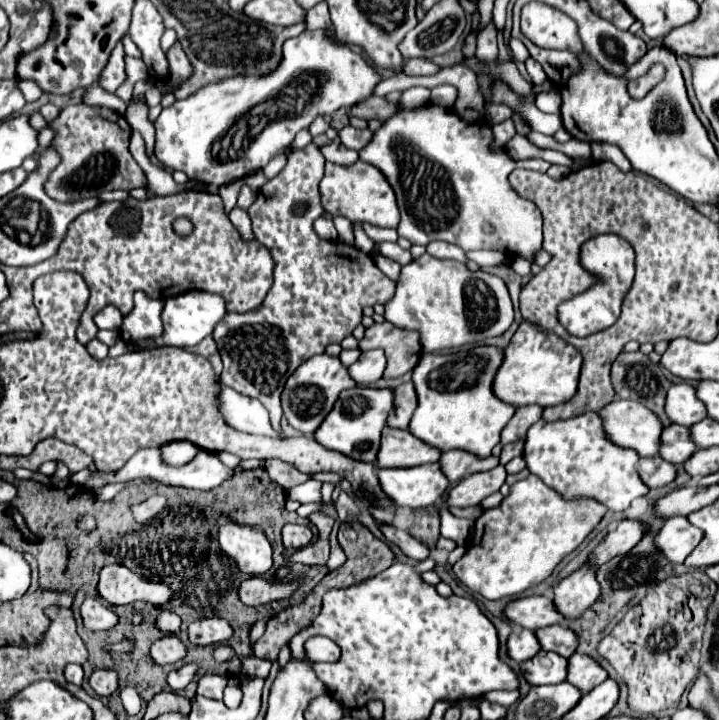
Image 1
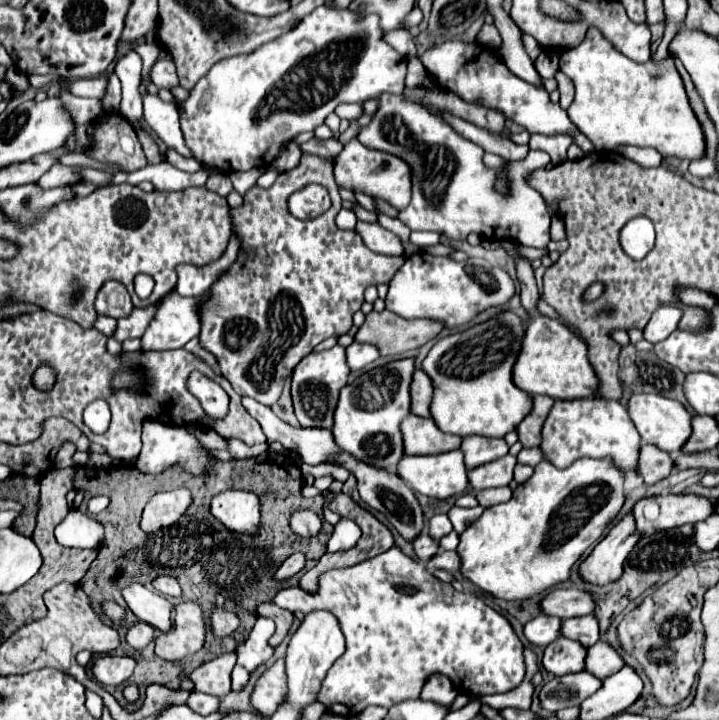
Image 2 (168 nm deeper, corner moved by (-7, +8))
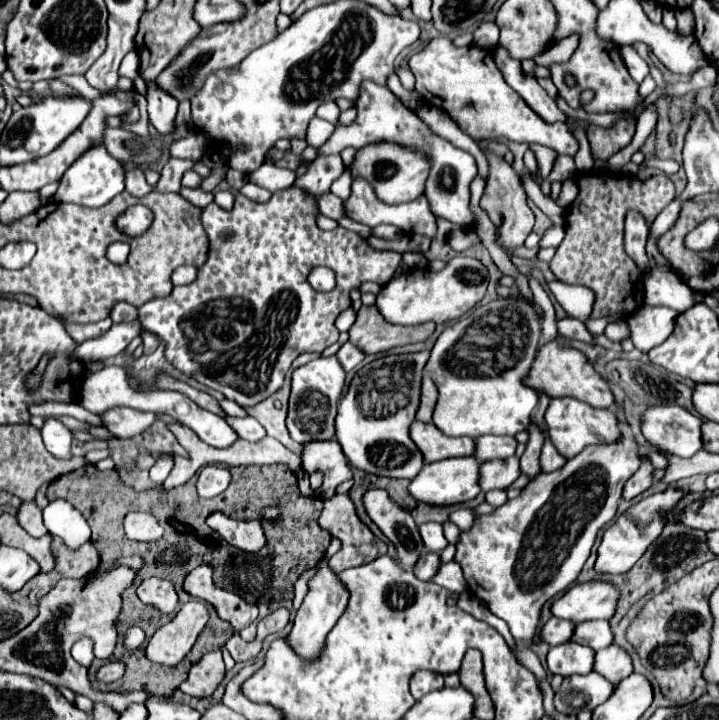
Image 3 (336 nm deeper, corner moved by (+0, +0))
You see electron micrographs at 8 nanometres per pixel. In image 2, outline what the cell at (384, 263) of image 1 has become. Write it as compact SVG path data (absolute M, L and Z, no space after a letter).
M358 221L356 231L360 233L360 237L364 239L364 243L372 251L382 253L382 255L404 255L404 249L402 249L400 239L392 231L380 227L380 223Z

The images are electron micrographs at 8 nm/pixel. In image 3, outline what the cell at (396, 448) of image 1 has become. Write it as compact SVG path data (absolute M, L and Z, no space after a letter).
M413 421L409 427L411 439L421 449L421 455L425 457L425 463L441 461L447 457L463 457L473 455L475 441L469 437L447 437L443 435L433 423L421 423Z

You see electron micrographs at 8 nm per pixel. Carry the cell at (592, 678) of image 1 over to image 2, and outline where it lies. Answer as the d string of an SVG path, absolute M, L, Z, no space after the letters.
M598 641L596 645L592 645L588 649L586 671L588 673L594 673L600 679L606 679L606 677L614 675L624 665L626 665L624 663L624 657L614 647L610 647L606 641Z

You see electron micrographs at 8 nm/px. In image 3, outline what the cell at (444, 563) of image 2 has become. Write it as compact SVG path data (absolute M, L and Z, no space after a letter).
M456 561L441 564L432 582L448 589L449 592L460 594L467 589L462 569Z

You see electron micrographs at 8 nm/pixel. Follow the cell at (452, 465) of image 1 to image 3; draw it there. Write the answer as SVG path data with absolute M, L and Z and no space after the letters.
M481 435L477 441L477 453L473 455L479 463L493 459L507 459L515 453L517 441L513 437L497 437L497 435Z

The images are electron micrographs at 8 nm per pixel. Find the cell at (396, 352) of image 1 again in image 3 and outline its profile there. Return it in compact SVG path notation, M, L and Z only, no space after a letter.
M361 307L357 321L349 329L349 341L367 355L383 353L393 347L405 347L431 337L435 331L433 323L423 325L391 325L383 319L377 307Z

